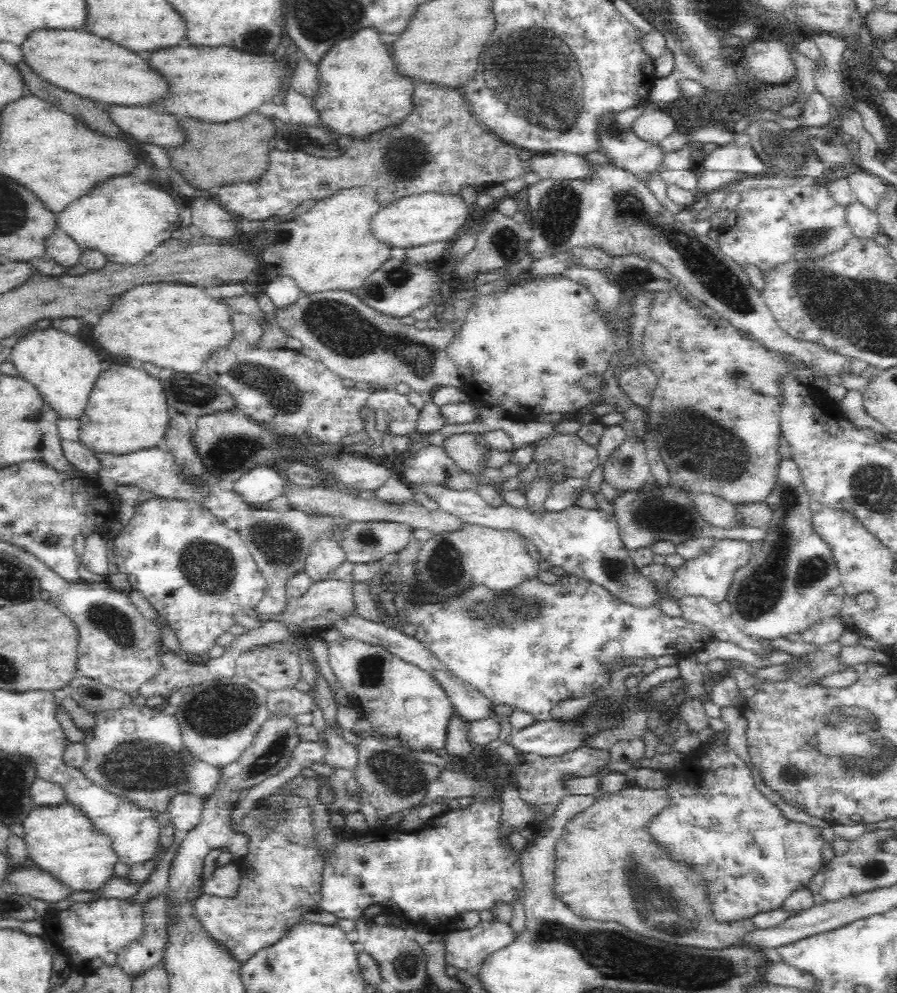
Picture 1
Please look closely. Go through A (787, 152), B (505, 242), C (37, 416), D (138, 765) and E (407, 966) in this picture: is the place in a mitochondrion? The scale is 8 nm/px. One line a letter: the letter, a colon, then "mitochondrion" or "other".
A: mitochondrion
B: mitochondrion
C: mitochondrion
D: mitochondrion
E: mitochondrion

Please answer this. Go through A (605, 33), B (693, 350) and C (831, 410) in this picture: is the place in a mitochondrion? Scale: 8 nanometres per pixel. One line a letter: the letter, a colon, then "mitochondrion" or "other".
A: other
B: other
C: other

